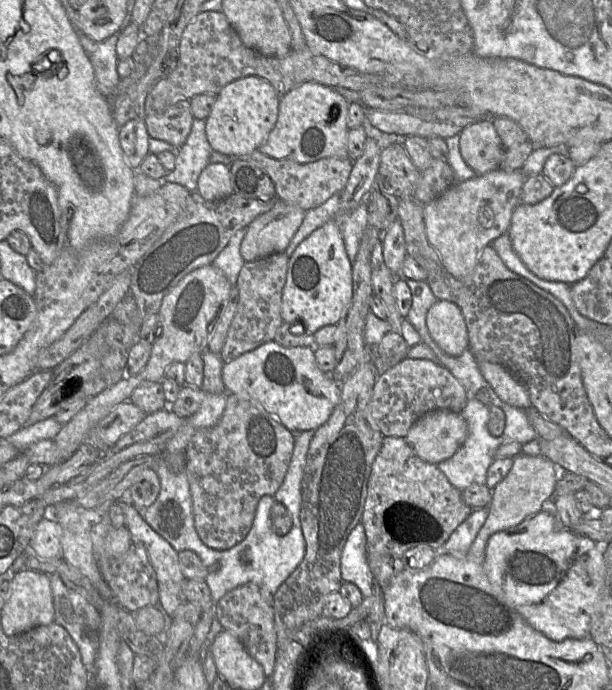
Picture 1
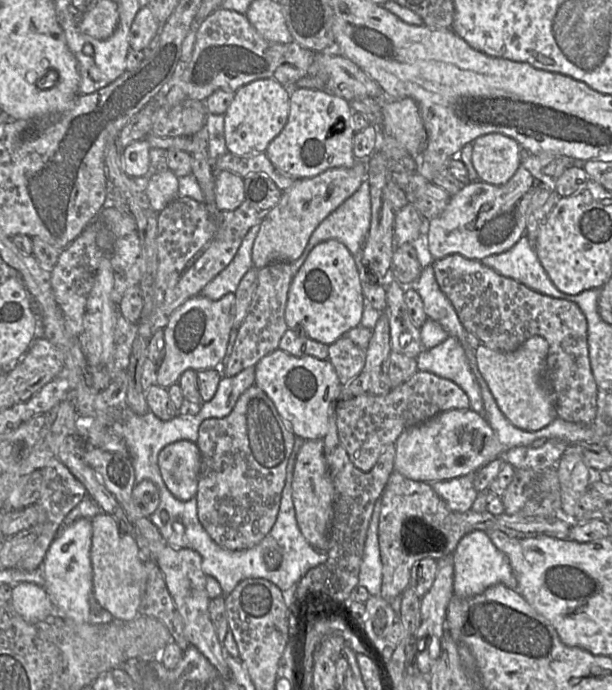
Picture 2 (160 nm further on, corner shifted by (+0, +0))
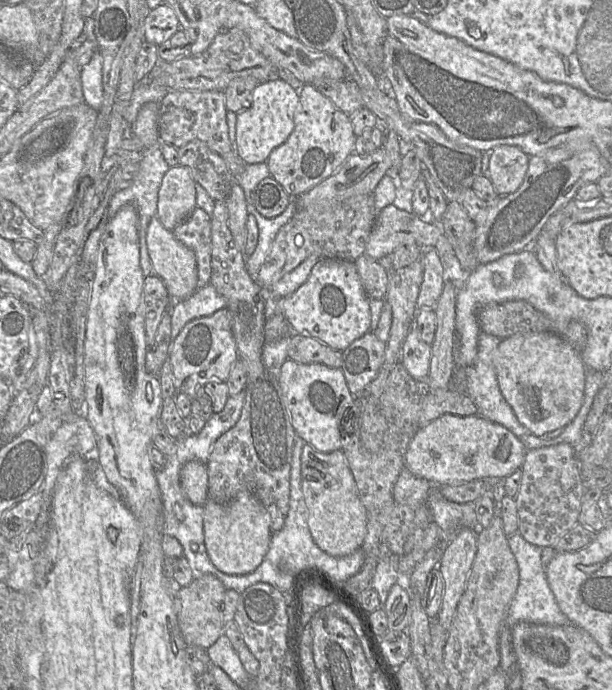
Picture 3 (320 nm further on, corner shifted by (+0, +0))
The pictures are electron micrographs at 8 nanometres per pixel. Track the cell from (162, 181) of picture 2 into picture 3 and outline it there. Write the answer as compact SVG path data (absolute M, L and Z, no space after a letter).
M172 166L165 173L158 192L156 217L168 230L173 230L197 207L196 182L188 167Z

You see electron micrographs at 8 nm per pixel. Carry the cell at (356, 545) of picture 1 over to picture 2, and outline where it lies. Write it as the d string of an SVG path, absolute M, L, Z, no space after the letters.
M381 500L374 507L368 527L365 549L359 572L359 584L366 587L371 596L380 595L382 584L382 561L380 556L378 526Z

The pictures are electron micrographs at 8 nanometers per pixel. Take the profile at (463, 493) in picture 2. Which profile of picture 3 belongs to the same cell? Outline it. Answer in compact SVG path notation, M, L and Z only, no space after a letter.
M432 486L427 499L434 521L445 533L454 533L462 528L480 529L475 503L455 503L445 499L439 491L439 486Z

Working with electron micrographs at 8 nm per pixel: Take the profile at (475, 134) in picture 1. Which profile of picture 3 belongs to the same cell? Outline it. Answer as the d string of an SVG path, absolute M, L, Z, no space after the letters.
M501 145L489 153L486 176L500 196L515 192L528 170L529 156L518 147Z

